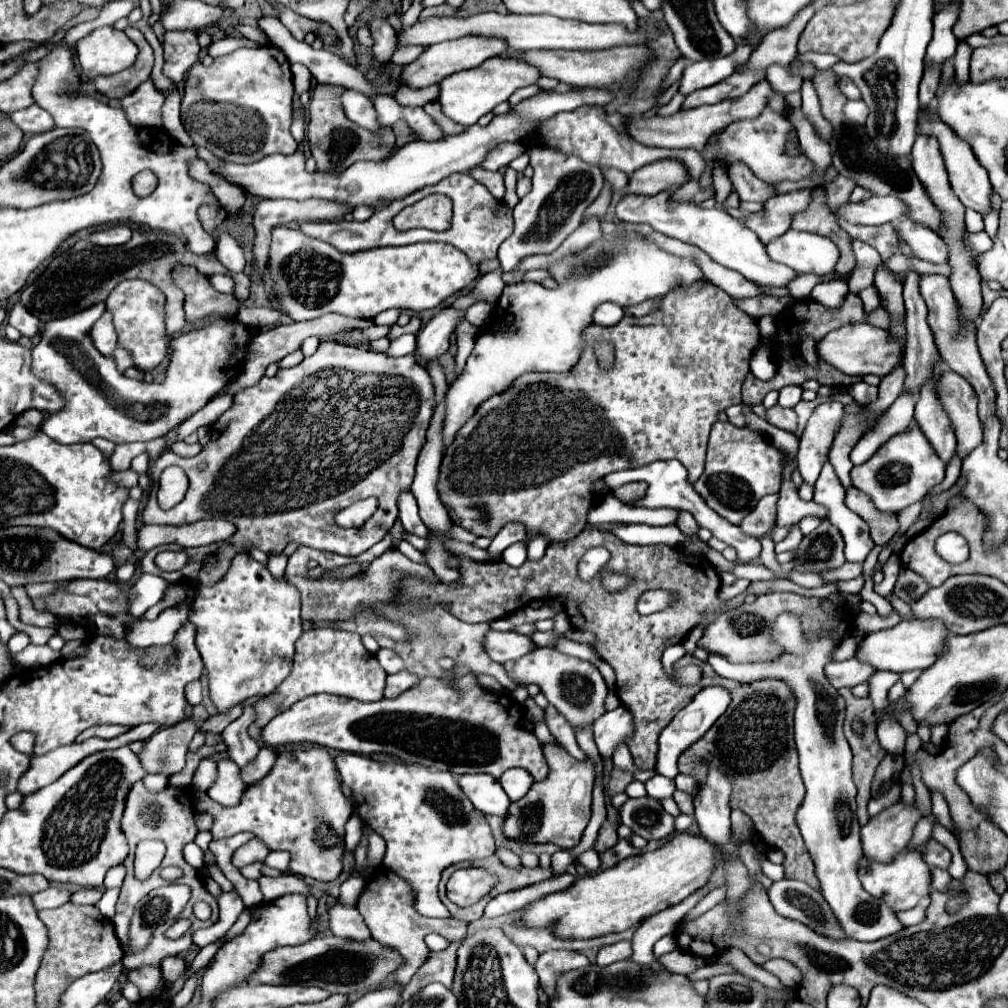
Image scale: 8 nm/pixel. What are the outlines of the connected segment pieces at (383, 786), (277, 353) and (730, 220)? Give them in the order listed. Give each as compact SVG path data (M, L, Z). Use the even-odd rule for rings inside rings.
M338 753L336 767L340 771L342 783L350 787L354 795L356 811L362 817L362 821L380 837L384 837L388 845L384 855L384 867L390 867L390 871L394 871L396 875L402 875L414 887L418 913L426 917L450 917L450 911L438 899L438 881L442 871L448 865L454 865L460 861L472 861L472 859L486 859L496 853L490 825L486 823L484 815L476 811L474 805L466 799L454 775L448 771L432 771L422 765L402 763L398 759L378 761L358 753Z
M322 315L314 321L292 321L288 325L276 325L272 329L260 332L258 335L254 336L250 343L247 345L246 355L242 364L242 371L239 375L232 379L221 391L220 395L236 395L238 391L250 387L250 385L256 385L262 377L264 377L264 371L270 363L274 361L280 361L284 359L288 353L296 351L302 341L310 335L318 335L318 337L326 337L326 335L334 335L338 331L344 331L344 329L364 329L364 327L370 327L372 321L362 321L362 319L346 319L342 315Z
M658 193L654 197L636 197L636 195L624 195L616 205L616 217L620 221L630 223L648 223L656 231L662 231L664 235L670 235L674 239L680 239L684 243L700 247L704 253L708 253L716 263L734 269L742 273L752 283L760 285L774 285L774 287L786 287L794 277L796 271L792 271L786 265L774 263L768 255L760 239L734 217L730 217L726 211L714 207L714 209L702 209L700 205L692 203L676 203L672 209L668 209L670 193Z

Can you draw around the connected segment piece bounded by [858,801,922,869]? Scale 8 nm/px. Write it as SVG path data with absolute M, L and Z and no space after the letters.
M902 801L872 817L860 831L862 857L858 869L868 867L872 861L892 863L894 857L908 847L912 829L920 817L916 805L904 805Z

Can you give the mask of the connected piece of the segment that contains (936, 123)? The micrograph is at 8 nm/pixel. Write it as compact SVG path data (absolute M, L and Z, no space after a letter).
M926 109L920 111L918 115L918 131L922 135L934 135L940 143L940 151L946 163L946 171L950 177L950 185L954 189L954 193L958 195L958 199L964 203L964 207L972 207L978 213L986 213L990 209L990 195L992 195L992 185L988 181L988 171L978 163L978 159L974 157L972 147L960 139L938 115L928 115Z

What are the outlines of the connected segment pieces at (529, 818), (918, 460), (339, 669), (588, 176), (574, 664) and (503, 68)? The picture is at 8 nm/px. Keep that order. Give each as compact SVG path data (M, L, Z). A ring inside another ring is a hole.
M544 745L544 755L550 765L548 779L534 783L520 801L510 805L504 819L504 837L526 843L554 843L560 849L572 849L580 843L590 821L594 763L576 761L560 745Z
M918 423L904 433L888 439L864 465L852 469L852 485L872 497L874 505L882 511L902 511L904 507L920 501L932 487L944 479L944 463L934 455L928 439L922 435Z
M316 627L300 635L296 643L292 673L282 681L282 685L274 693L262 697L252 705L256 713L254 723L260 729L264 729L270 719L286 711L288 707L292 707L296 701L322 691L352 697L358 701L378 701L384 697L382 695L384 685L386 685L386 671L380 667L378 659L362 645L358 633L350 633L334 627Z
M546 147L528 149L530 165L534 167L532 191L514 207L514 233L498 249L498 261L504 273L514 271L520 259L536 253L552 253L558 245L578 229L586 207L602 191L604 175L598 167L582 163L574 155L562 155Z
M536 647L516 661L506 661L504 669L516 685L536 683L540 691L546 695L548 703L554 705L558 713L564 715L574 729L584 729L606 713L604 699L608 695L608 687L600 671L590 661L564 655L554 647Z
M494 57L490 61L484 61L478 67L454 73L446 79L440 81L440 103L442 103L442 111L456 123L470 127L474 125L482 115L490 113L498 103L504 103L510 99L510 95L526 85L532 85L540 79L540 71L530 65L524 59L518 57Z

